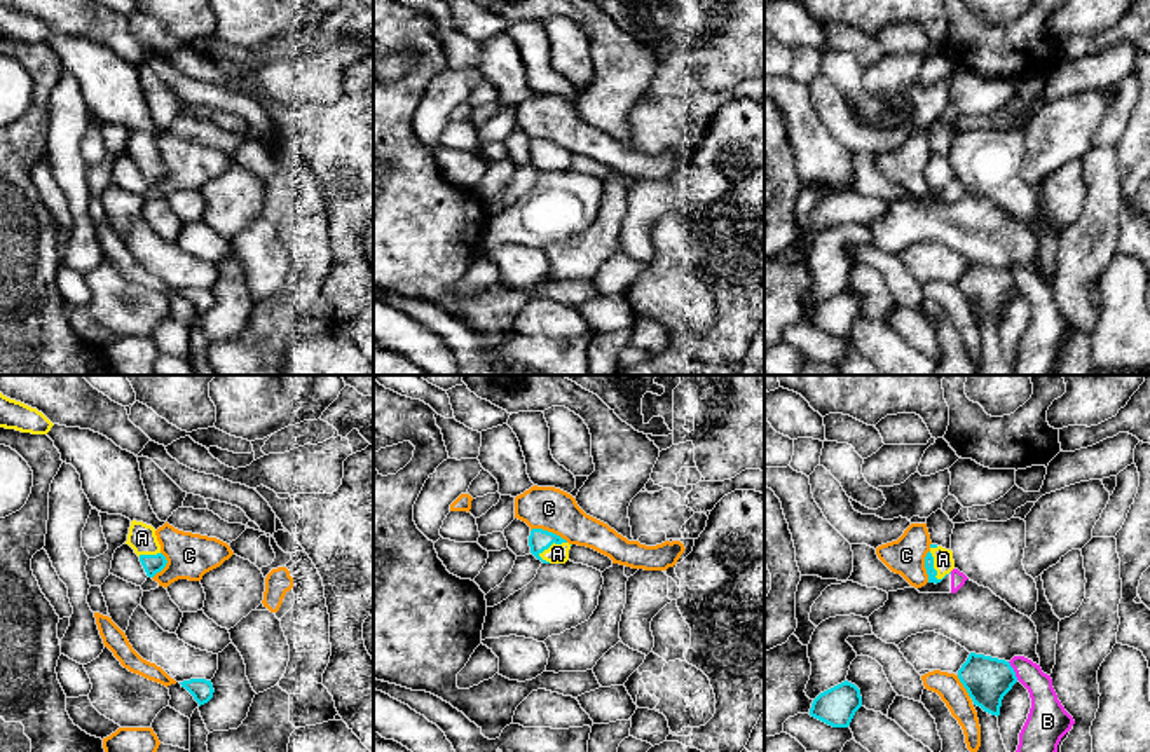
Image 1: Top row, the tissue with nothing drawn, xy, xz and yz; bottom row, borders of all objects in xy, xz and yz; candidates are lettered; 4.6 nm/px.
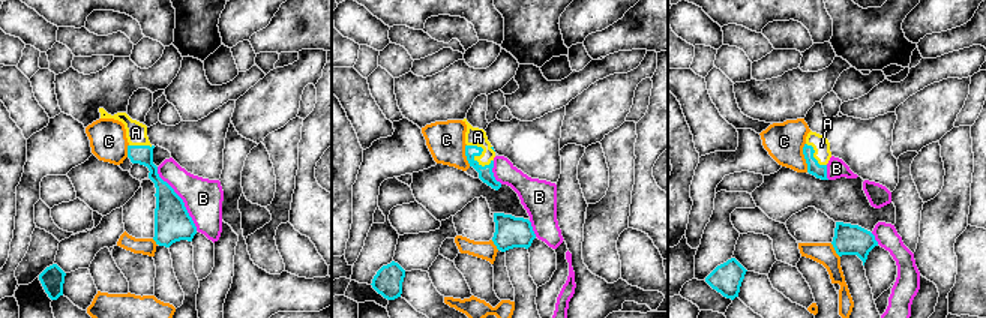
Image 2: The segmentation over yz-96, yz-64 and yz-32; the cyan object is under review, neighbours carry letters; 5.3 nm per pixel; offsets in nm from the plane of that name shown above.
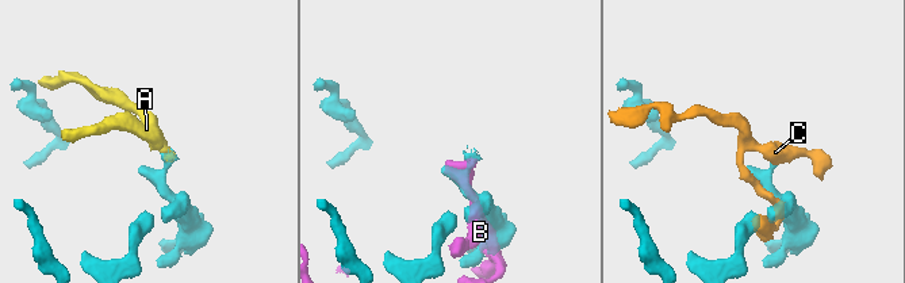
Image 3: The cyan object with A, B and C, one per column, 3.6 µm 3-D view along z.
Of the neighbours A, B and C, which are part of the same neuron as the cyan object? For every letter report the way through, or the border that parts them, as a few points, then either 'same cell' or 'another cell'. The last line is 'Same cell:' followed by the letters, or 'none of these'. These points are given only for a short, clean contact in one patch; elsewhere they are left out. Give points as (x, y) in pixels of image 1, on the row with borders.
A: way xz (540, 540), (552, 543), (557, 553); same cell
B: another cell
C: another cell
Same cell: A

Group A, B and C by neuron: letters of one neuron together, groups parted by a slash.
A / B / C

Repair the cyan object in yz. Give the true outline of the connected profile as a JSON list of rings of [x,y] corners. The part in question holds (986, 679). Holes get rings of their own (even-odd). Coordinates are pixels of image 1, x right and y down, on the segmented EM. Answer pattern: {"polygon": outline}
{"polygon": [[[970,653],[962,665],[958,679],[974,705],[996,717],[1000,715],[1003,696],[1017,682],[1009,661],[975,653]]]}

